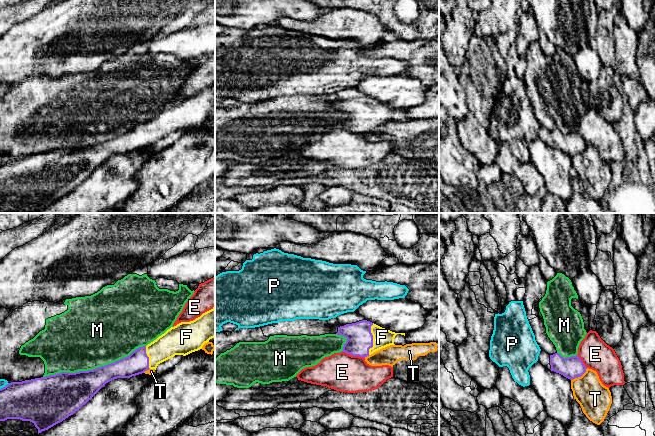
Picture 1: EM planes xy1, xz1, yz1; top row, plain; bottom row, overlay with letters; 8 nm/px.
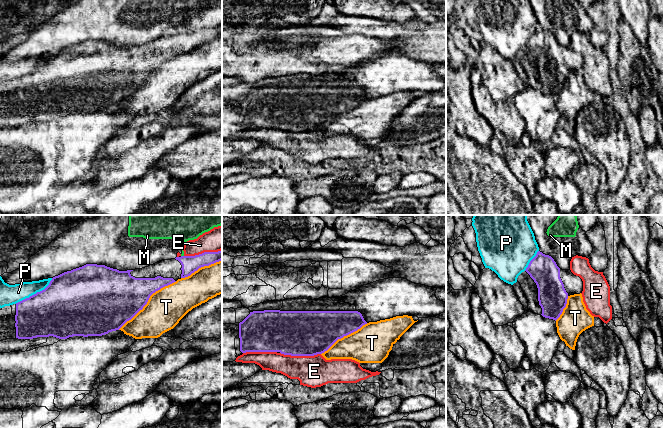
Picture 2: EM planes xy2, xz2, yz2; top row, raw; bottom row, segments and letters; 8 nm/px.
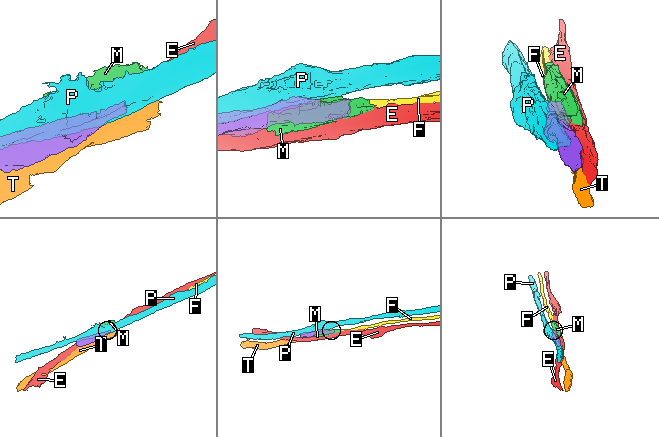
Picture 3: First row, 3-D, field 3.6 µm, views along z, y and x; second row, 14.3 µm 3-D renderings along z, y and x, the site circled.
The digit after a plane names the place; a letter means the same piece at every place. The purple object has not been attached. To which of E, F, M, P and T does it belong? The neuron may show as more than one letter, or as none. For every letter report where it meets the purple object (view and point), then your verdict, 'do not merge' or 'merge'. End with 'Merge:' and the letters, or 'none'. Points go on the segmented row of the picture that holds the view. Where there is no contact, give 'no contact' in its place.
E: meets purple in xz2 at (300, 355); do not merge
F: meets purple in xz1 at (372, 339); merge
M: meets purple in xy1 at (95, 368); do not merge
P: meets purple in xy2 at (34, 294); do not merge
T: meets purple in xy2 at (147, 301); do not merge
Merge: F

